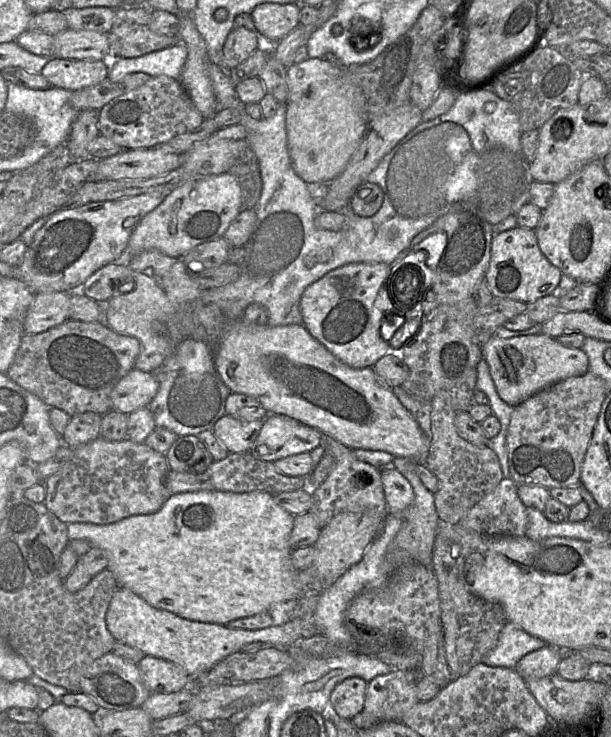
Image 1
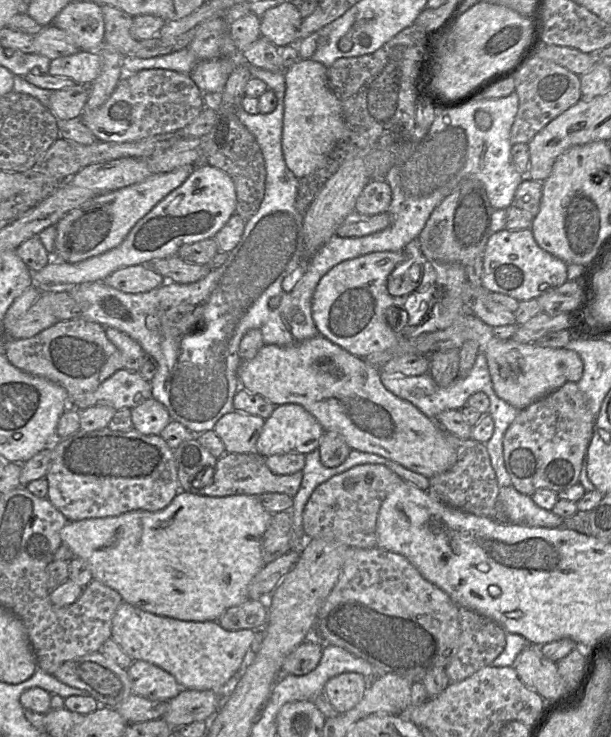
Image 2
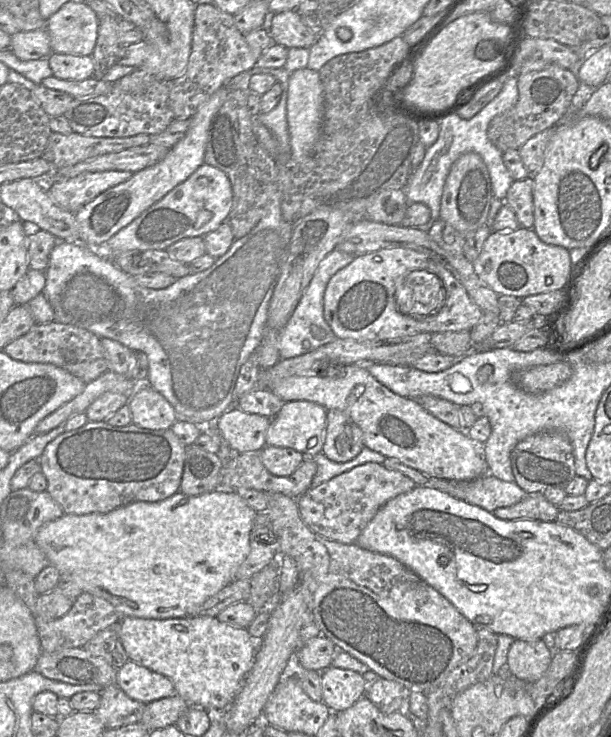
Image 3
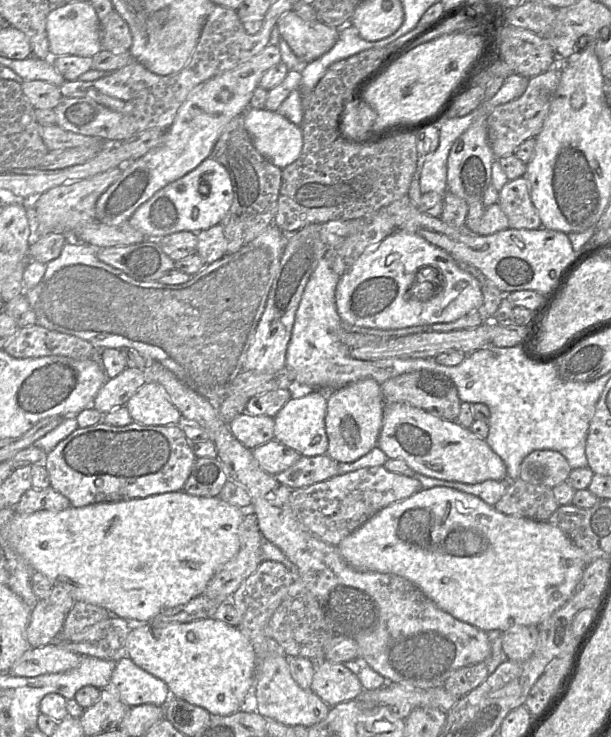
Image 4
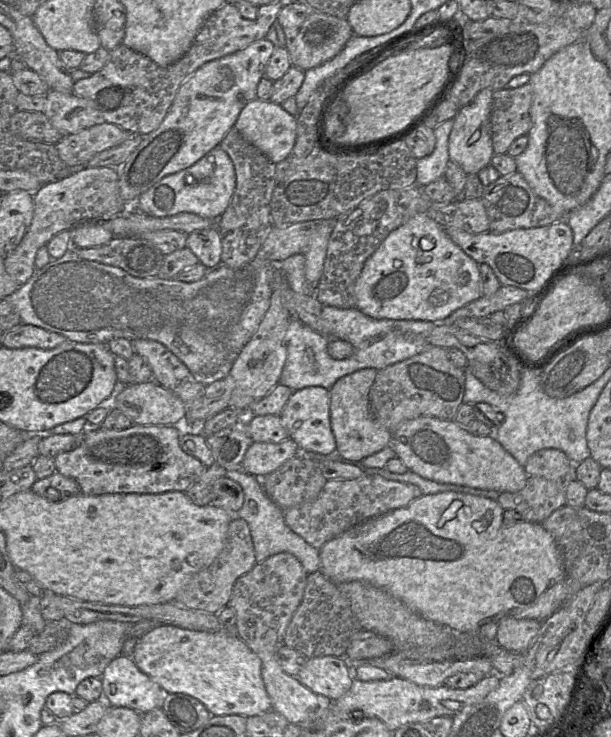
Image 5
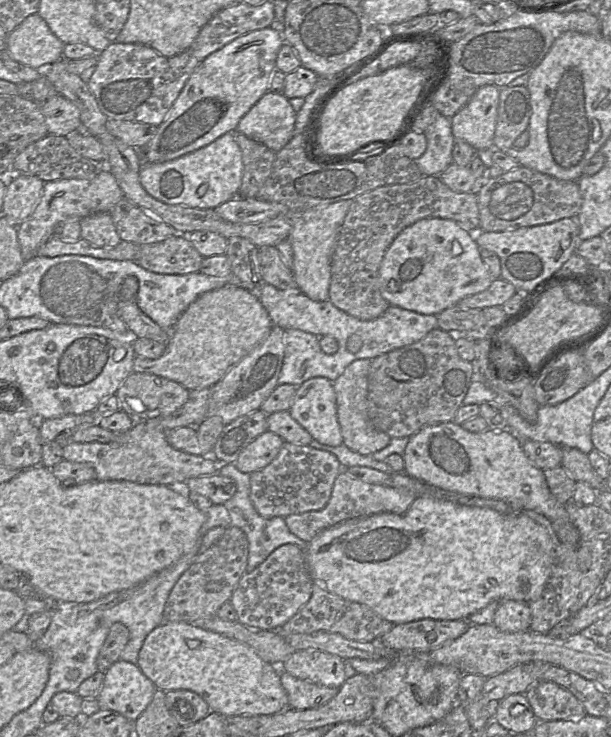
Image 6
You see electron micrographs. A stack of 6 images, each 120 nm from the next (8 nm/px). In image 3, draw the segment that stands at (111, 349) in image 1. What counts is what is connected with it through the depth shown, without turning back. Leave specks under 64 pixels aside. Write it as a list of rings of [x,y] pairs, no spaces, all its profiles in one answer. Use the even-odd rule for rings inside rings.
[[[57,322],[36,324],[26,334],[2,349],[12,359],[26,363],[47,363],[60,367],[88,384],[109,370],[101,339],[92,332]]]

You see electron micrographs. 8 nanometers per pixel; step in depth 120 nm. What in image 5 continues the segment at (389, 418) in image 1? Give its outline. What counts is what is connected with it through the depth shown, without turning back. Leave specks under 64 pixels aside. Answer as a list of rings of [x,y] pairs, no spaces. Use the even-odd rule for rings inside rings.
[[[423,416],[409,420],[392,432],[389,446],[409,471],[442,484],[514,493],[525,487],[529,477],[493,435],[475,436],[454,419]]]

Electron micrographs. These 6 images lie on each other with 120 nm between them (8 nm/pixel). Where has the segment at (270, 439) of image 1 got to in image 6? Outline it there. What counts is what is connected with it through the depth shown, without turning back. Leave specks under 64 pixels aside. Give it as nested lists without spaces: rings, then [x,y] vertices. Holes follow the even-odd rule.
[[[313,377],[299,385],[288,410],[314,440],[328,446],[342,444],[333,382]]]

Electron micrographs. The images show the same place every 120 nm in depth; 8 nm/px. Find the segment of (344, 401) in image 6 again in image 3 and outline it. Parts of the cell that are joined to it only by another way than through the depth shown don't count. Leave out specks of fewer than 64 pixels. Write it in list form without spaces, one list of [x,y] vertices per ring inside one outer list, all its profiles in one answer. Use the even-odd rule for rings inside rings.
[[[338,409],[327,410],[322,453],[331,461],[345,463],[364,448],[363,433],[351,417]]]

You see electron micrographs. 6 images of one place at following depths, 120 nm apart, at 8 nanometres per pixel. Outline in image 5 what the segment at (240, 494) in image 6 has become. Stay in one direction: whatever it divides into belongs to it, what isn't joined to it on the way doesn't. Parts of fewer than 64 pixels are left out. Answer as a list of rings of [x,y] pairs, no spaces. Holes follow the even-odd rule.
[[[242,469],[227,471],[223,477],[233,479],[242,487],[244,502],[236,513],[232,513],[232,520],[242,518],[247,522],[254,545],[257,564],[264,562],[275,554],[286,552],[294,555],[308,574],[321,571],[320,549],[314,548],[286,525],[284,510],[272,502],[265,493],[261,485],[261,478],[248,474]]]

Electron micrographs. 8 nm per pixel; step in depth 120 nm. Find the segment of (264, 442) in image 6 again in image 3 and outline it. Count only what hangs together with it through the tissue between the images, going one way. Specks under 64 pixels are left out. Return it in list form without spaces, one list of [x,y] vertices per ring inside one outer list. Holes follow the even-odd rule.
[[[265,445],[260,451],[261,461],[265,468],[275,476],[289,476],[306,457],[292,449]]]

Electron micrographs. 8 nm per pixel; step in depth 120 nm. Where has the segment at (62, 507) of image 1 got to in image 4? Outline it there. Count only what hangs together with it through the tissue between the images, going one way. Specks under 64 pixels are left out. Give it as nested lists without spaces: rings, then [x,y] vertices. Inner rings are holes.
[[[101,420],[95,425],[79,427],[69,434],[47,452],[43,465],[49,474],[49,486],[64,495],[70,506],[78,508],[182,490],[196,458],[190,442],[178,425],[143,425],[132,421],[125,426],[111,426]]]

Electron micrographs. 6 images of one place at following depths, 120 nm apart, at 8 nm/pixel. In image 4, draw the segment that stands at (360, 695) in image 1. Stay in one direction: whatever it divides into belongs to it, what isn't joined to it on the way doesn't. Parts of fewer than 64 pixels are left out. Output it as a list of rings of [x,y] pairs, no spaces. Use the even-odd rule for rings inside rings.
[[[327,660],[316,663],[310,689],[329,707],[352,701],[364,690],[358,676],[343,663]]]

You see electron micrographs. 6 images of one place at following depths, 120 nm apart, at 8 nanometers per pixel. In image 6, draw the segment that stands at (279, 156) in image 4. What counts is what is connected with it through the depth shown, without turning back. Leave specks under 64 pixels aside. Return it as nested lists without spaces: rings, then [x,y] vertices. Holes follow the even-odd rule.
[[[268,91],[241,118],[236,130],[278,152],[294,137],[296,114],[286,96]]]

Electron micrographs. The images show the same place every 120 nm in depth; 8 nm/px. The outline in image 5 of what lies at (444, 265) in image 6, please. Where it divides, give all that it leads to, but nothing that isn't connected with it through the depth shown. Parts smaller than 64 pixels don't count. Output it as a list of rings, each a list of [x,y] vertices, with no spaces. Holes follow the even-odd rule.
[[[424,213],[392,231],[365,262],[355,283],[356,308],[374,319],[440,322],[483,296],[479,264]]]

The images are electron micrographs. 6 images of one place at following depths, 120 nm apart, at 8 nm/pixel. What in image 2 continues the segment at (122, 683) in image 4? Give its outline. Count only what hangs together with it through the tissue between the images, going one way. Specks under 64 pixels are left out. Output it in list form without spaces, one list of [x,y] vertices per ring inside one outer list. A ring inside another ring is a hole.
[[[143,660],[133,661],[127,672],[132,693],[150,700],[169,701],[183,689],[172,674]]]

